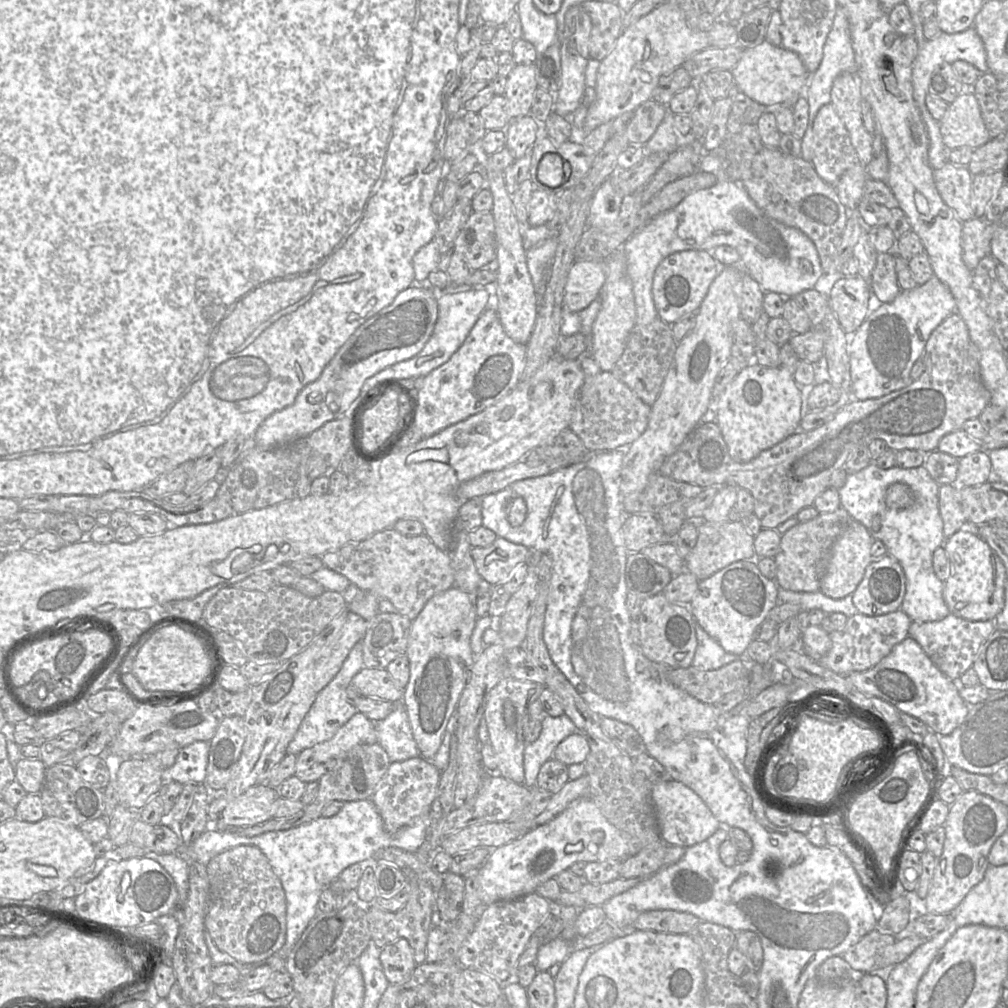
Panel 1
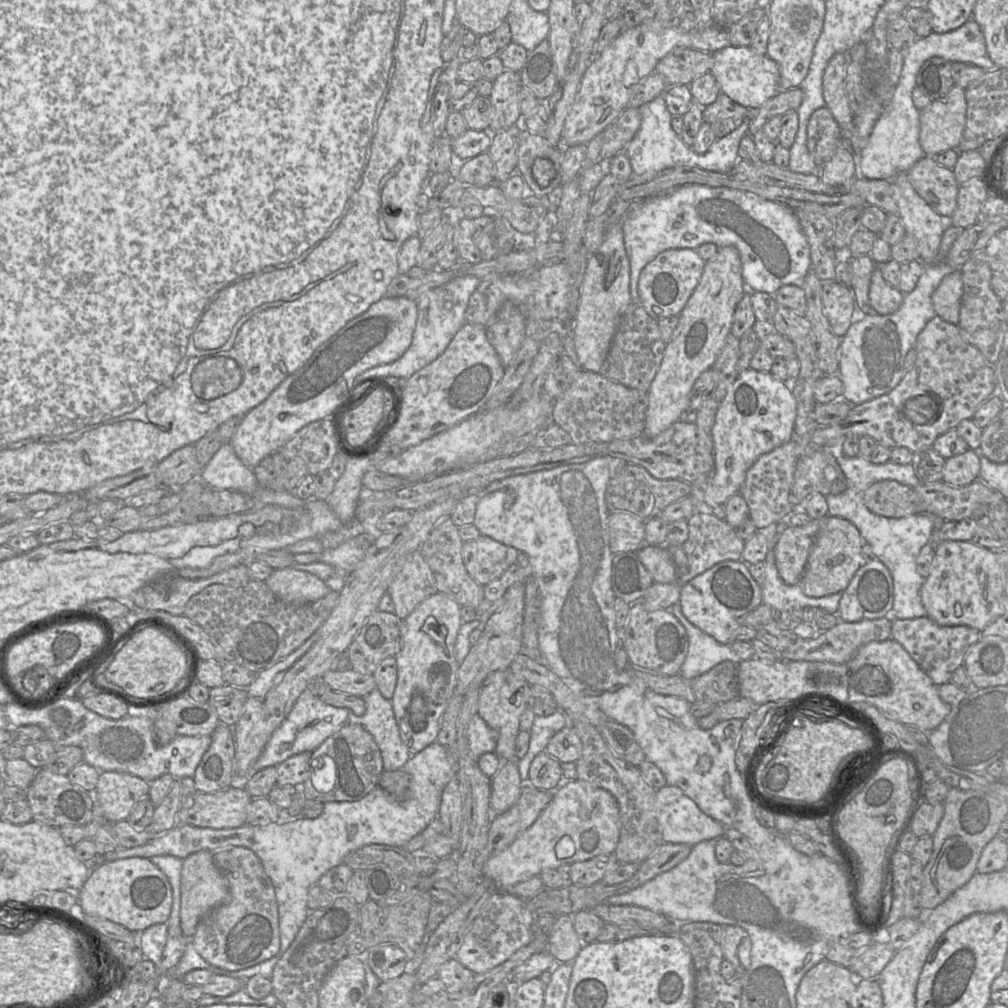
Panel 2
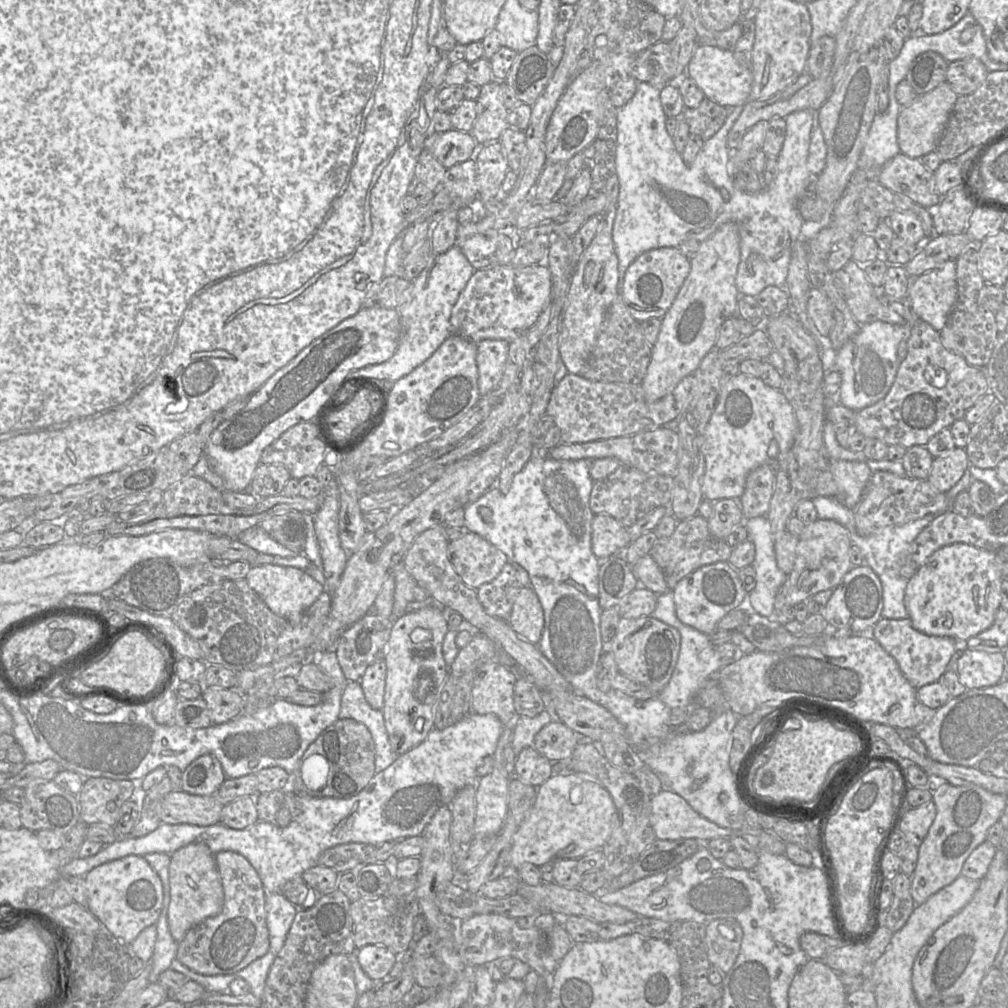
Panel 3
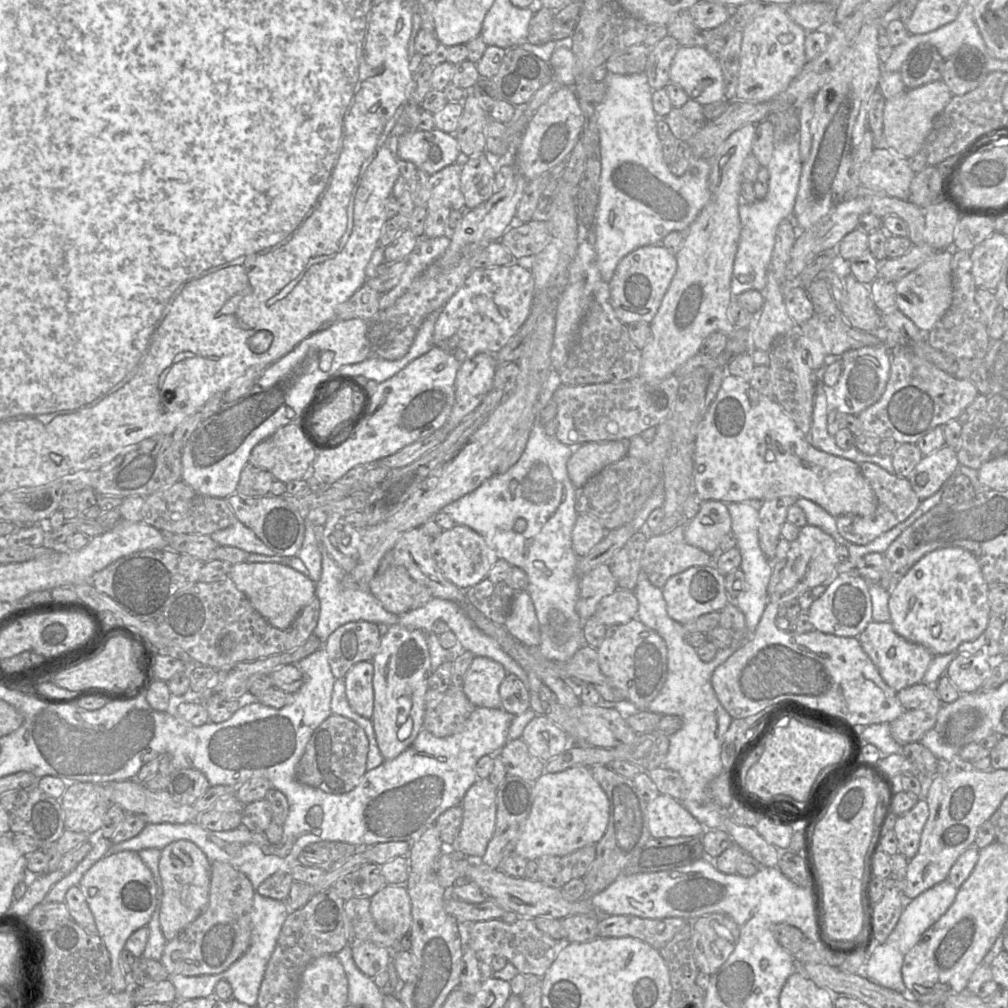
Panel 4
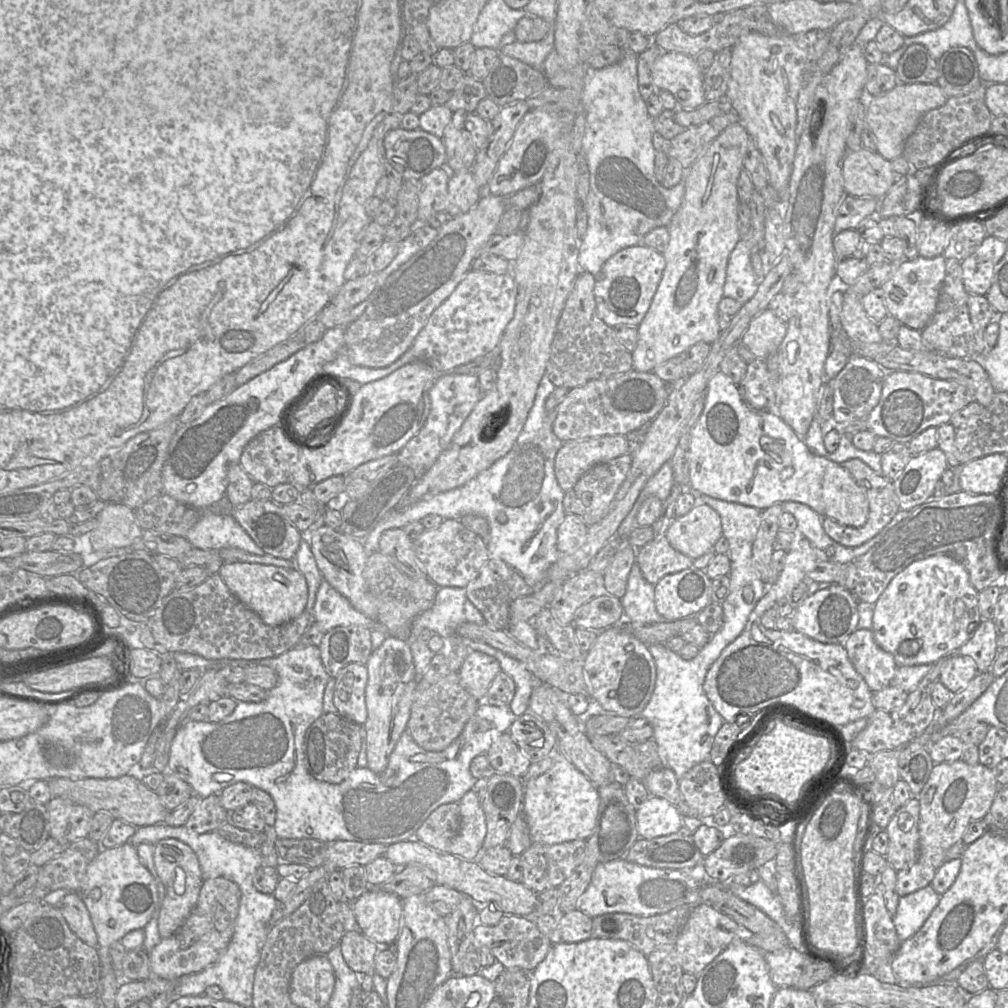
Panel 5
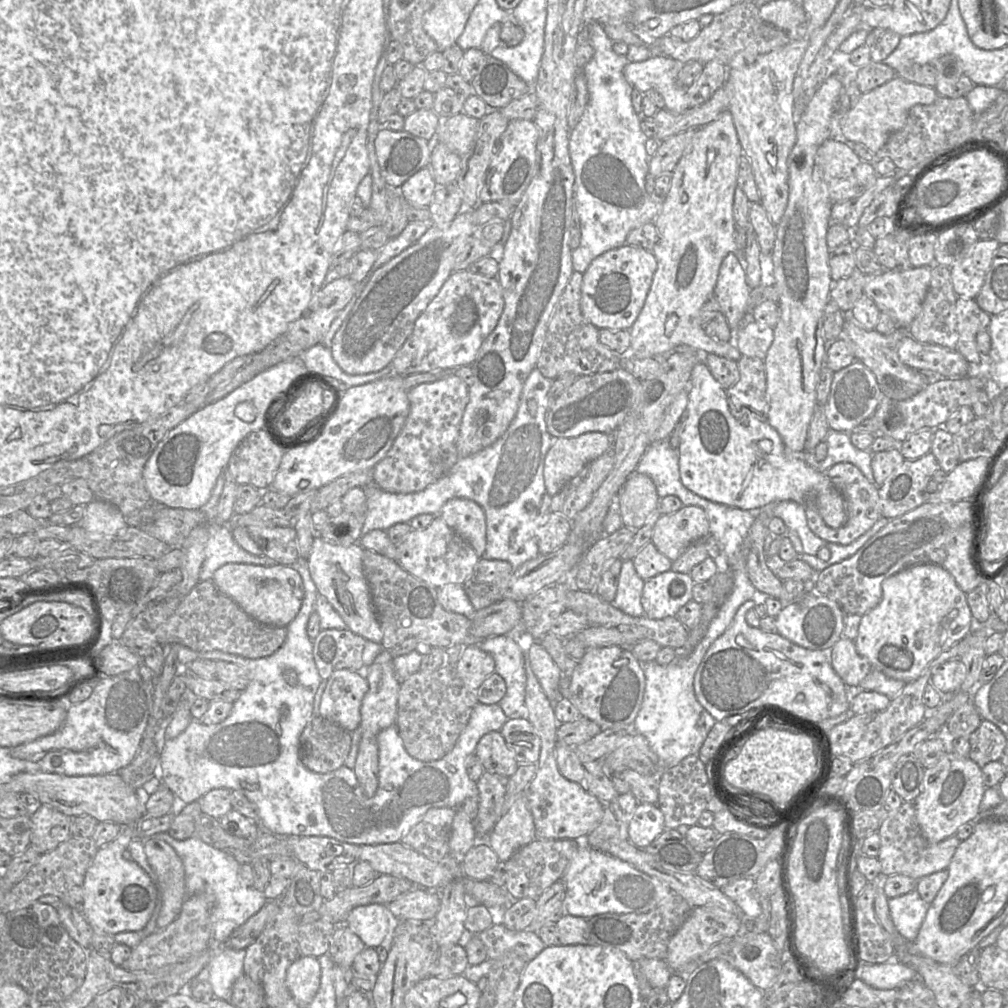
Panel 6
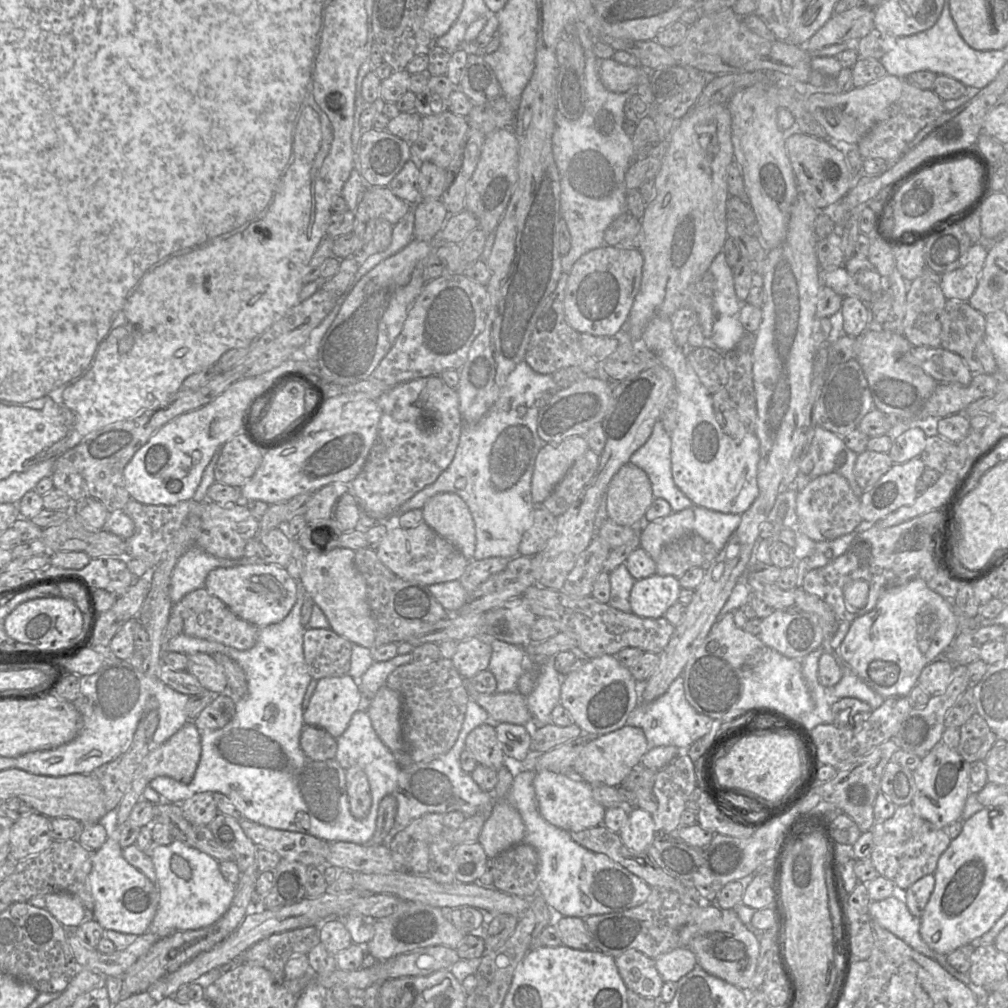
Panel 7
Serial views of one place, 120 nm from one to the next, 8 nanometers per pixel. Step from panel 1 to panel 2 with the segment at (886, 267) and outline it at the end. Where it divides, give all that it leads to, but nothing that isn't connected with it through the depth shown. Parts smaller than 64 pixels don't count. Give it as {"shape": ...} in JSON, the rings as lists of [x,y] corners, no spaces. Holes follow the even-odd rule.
{"shape":[[[877,265],[872,273],[869,303],[870,310],[879,315],[887,315],[895,312],[901,305],[904,293],[887,283],[882,277]]]}

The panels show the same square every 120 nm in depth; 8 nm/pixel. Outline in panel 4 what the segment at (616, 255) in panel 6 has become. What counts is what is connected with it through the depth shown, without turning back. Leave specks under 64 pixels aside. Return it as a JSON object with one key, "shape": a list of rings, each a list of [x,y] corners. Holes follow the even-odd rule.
{"shape":[[[662,244],[636,248],[624,256],[608,282],[610,301],[617,318],[625,325],[647,322],[656,315],[676,273],[677,260]]]}

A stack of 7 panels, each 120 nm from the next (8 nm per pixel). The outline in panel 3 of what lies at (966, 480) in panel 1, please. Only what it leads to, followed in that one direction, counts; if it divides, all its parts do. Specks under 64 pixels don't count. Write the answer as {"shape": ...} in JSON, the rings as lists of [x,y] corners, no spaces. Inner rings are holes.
{"shape":[[[955,447],[948,455],[933,459],[927,480],[934,488],[946,493],[962,478],[969,466],[965,448]]]}

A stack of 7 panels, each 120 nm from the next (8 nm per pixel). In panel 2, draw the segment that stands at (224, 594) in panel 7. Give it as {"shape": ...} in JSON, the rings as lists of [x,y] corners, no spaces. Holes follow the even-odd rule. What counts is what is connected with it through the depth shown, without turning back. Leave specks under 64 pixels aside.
{"shape":[[[293,568],[274,569],[265,583],[287,604],[305,604],[323,598],[329,587],[319,577]]]}

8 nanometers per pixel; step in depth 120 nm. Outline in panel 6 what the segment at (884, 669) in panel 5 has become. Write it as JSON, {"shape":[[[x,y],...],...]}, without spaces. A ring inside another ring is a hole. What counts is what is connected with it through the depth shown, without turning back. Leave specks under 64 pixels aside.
{"shape":[[[843,637],[831,648],[831,664],[842,681],[849,686],[859,686],[873,670],[869,661],[857,652],[854,641]]]}

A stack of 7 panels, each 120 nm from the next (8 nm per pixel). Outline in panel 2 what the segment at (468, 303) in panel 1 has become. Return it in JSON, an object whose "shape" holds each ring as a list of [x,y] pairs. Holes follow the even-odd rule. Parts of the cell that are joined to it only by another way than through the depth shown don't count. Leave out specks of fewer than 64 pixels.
{"shape":[[[458,275],[449,282],[431,289],[415,300],[417,304],[417,322],[411,345],[396,361],[378,365],[362,373],[368,377],[398,378],[407,380],[413,374],[436,360],[447,348],[457,331],[466,324],[465,312],[470,296],[480,283],[472,275]]]}

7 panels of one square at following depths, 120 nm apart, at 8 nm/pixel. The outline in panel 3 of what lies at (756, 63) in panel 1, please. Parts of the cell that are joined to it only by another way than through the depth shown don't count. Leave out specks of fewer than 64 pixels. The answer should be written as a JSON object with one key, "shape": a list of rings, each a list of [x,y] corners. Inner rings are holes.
{"shape":[[[698,45],[689,61],[685,75],[695,81],[706,98],[727,107],[744,105],[749,101],[753,81],[750,67],[740,64],[733,51],[723,50],[715,45]]]}

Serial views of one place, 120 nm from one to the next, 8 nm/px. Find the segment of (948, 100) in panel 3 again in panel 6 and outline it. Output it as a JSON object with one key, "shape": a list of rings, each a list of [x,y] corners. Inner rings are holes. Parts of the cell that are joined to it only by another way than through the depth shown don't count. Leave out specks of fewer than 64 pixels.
{"shape":[[[896,75],[892,80],[870,92],[862,93],[856,105],[841,117],[841,132],[848,141],[861,143],[876,154],[891,134],[903,128],[909,110],[913,106],[930,105],[937,97],[938,93],[935,88],[908,82]]]}

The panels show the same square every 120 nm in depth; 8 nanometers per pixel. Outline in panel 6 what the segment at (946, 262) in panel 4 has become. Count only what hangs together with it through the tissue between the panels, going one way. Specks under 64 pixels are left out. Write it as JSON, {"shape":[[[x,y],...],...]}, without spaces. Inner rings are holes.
{"shape":[[[923,266],[907,271],[884,270],[877,275],[865,275],[863,294],[872,299],[881,312],[890,315],[898,327],[908,329],[921,311],[931,280],[931,270],[931,266]]]}

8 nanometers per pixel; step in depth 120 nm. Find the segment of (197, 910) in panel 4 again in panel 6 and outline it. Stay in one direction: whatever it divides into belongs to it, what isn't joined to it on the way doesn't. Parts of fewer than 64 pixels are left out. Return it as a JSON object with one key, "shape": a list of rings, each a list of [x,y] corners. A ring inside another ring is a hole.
{"shape":[[[148,838],[143,845],[162,888],[163,901],[156,927],[163,929],[177,918],[187,898],[184,865],[176,851],[161,839]]]}

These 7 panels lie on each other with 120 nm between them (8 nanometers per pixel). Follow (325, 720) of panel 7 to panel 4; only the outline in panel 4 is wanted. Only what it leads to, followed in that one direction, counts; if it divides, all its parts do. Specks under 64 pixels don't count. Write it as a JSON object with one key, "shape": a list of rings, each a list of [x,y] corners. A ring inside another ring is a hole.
{"shape":[[[372,661],[355,664],[343,678],[348,703],[358,715],[371,719],[374,706]]]}

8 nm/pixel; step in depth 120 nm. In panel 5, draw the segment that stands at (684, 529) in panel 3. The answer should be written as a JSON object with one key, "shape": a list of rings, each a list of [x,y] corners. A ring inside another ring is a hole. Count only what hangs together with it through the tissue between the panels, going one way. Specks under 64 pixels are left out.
{"shape":[[[664,534],[637,549],[636,563],[645,580],[657,584],[665,575],[693,567],[693,559],[675,550]]]}

